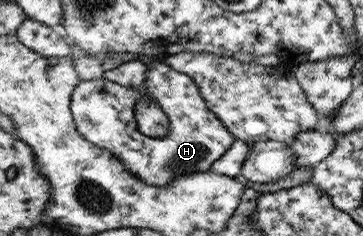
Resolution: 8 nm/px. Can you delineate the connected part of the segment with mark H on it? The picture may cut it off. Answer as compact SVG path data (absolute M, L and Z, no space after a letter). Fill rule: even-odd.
M165 60L151 64L146 93L149 97L157 100L170 115L171 133L163 139L148 136L139 125L137 107L139 99L141 99L141 91L135 90L135 88L127 88L125 85L115 83L114 80L105 77L89 81L82 80L72 99L72 110L79 131L87 139L116 153L131 171L134 171L147 183L163 187L168 183L173 183L174 179L179 176L194 174L195 172L206 172L213 167L213 163L217 162L230 149L231 144L236 140L235 135L210 110L206 97L203 96L196 79L192 75L175 69Z

